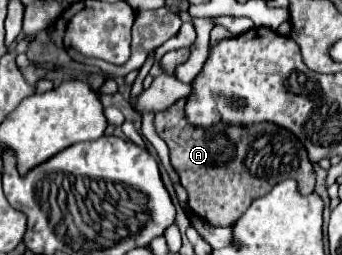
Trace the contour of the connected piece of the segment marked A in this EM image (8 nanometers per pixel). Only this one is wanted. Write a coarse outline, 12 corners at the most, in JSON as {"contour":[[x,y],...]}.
{"contour":[[185,99],[155,115],[189,209],[231,227],[293,177],[303,143],[275,123],[201,129]]}

